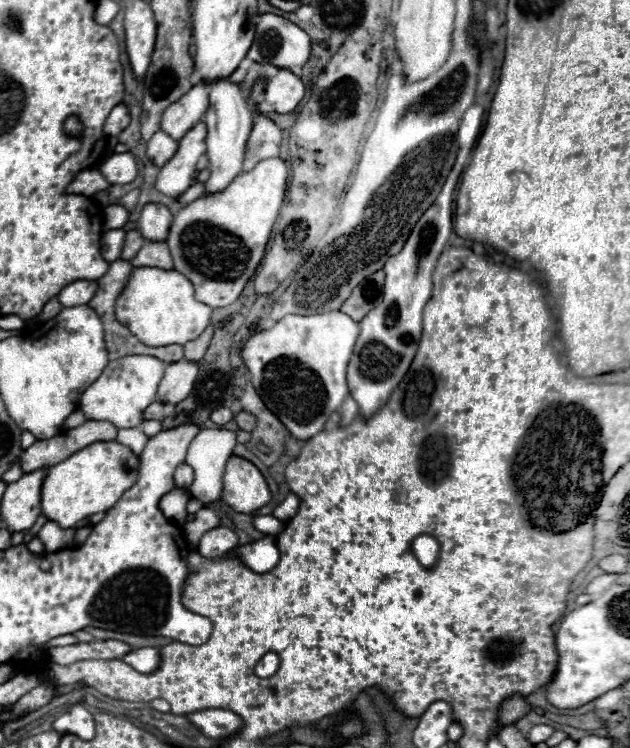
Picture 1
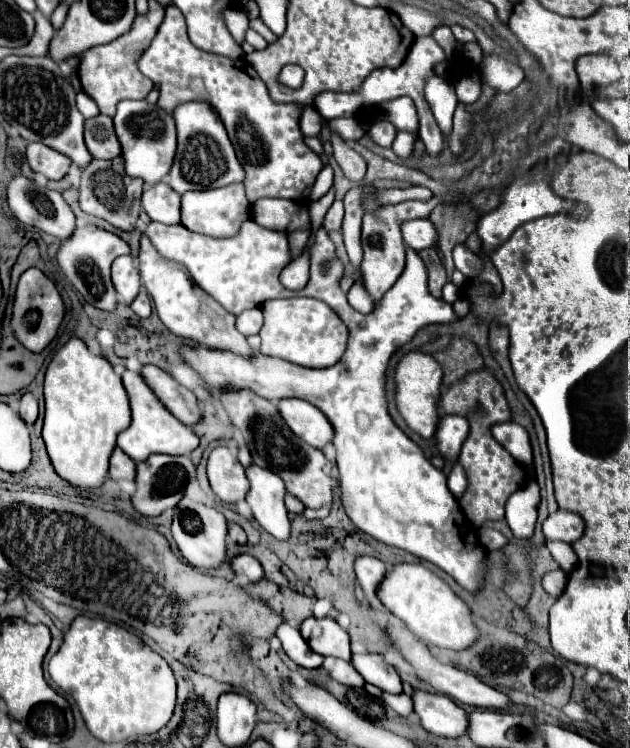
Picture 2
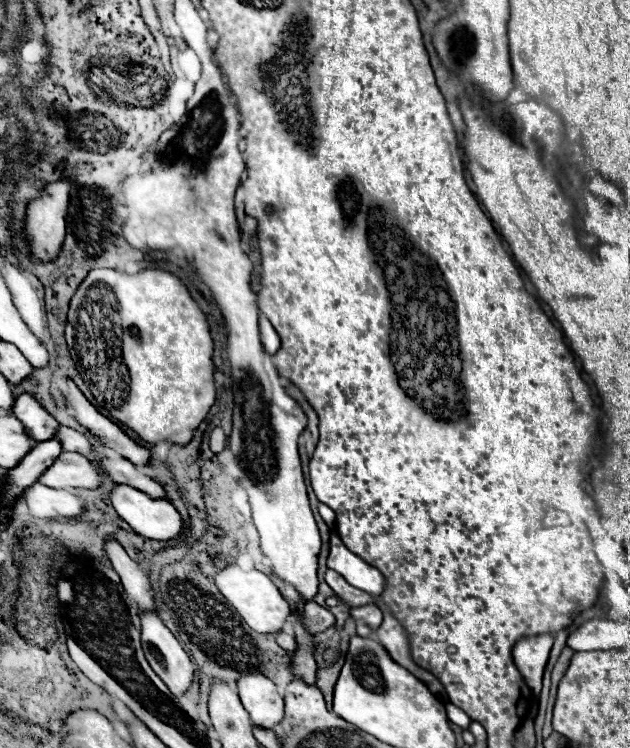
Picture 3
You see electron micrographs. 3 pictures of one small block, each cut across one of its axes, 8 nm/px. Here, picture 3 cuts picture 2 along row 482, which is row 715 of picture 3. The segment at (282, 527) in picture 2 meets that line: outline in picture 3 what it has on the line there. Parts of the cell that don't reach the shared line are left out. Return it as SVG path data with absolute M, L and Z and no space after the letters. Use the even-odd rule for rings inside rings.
M248 674L238 680L238 696L248 710L254 726L272 730L282 722L284 700L272 680L262 674Z

